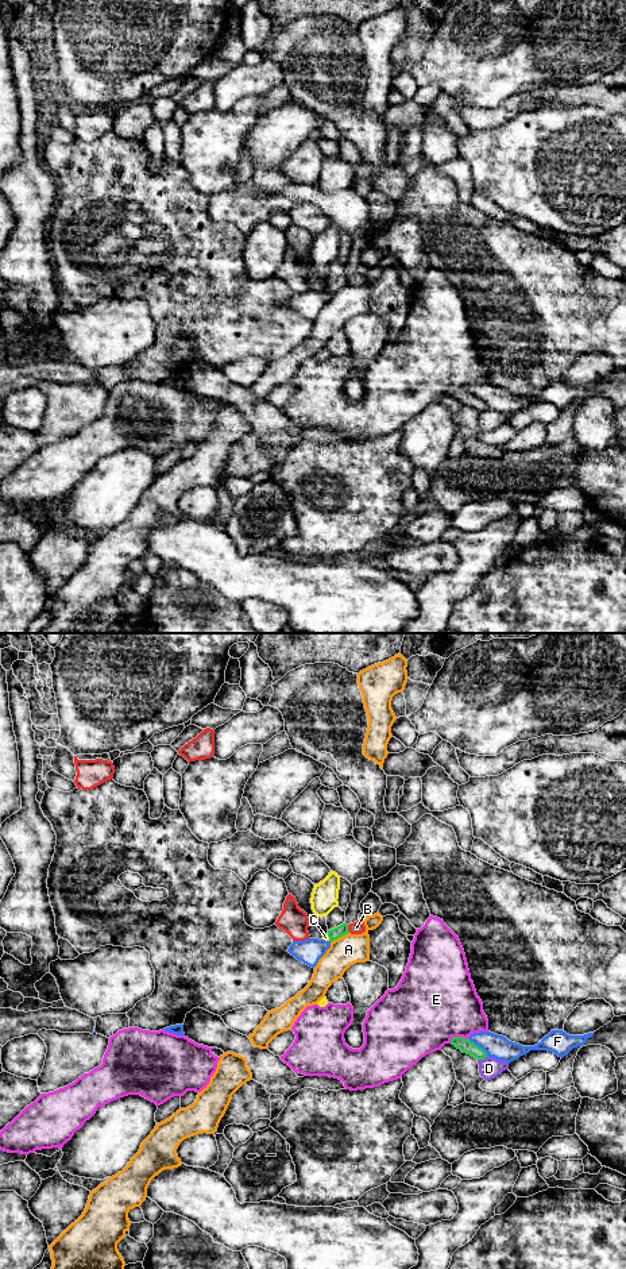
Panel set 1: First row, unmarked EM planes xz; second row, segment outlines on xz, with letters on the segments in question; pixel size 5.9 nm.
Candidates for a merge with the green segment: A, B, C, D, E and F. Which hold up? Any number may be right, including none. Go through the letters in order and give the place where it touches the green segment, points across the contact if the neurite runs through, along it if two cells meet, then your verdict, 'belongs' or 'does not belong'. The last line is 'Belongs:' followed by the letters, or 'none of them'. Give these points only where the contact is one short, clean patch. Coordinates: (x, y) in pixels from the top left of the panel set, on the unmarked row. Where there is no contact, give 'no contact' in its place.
A: meets green in xz at (339, 289); border along xz (348, 284), (331, 294); does not belong
B: meets green in xz at (347, 281); does not belong
C: meets green in xz at (328, 288); border along xz (327, 285), (329, 292); does not belong
D: meets green in xz at (482, 411); does not belong
E: meets green in xz at (458, 389); does not belong
F: meets green in xz at (478, 398); does not belong
Belongs: none of them

